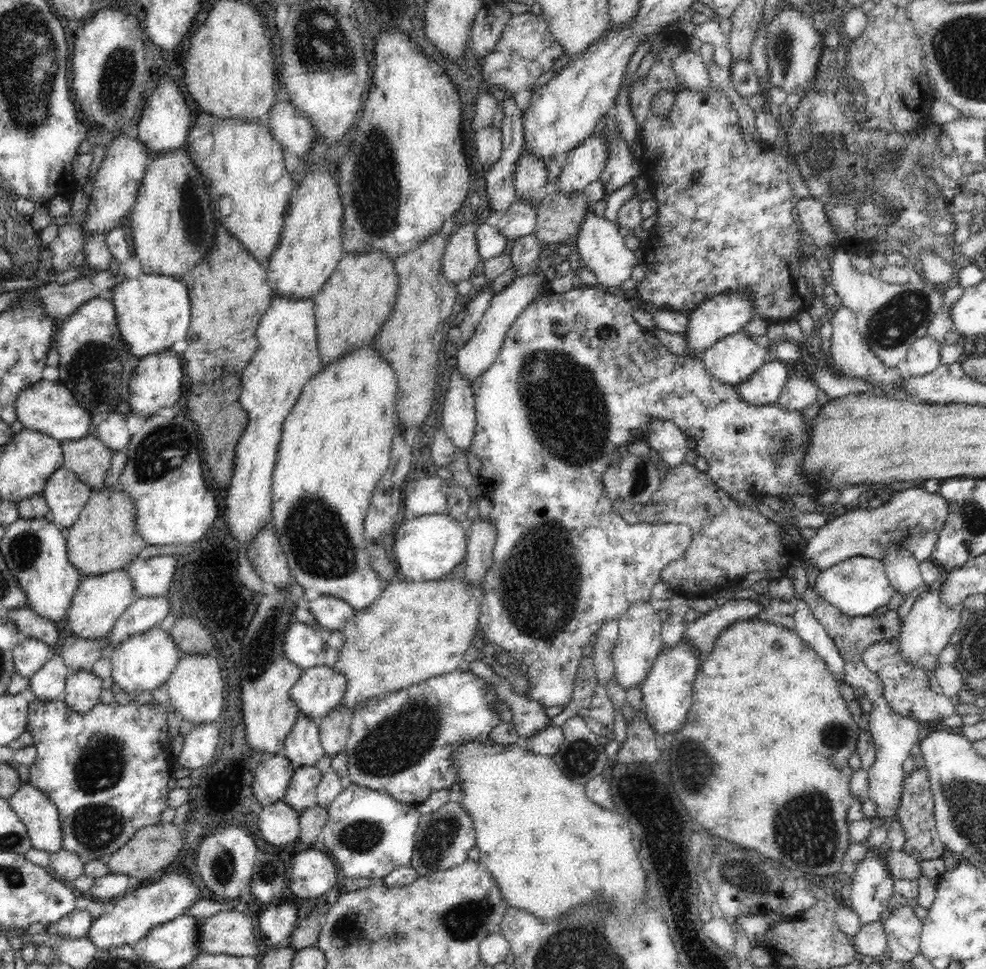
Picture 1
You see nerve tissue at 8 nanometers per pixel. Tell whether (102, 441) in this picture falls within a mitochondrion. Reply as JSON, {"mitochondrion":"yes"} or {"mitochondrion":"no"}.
{"mitochondrion":"no"}

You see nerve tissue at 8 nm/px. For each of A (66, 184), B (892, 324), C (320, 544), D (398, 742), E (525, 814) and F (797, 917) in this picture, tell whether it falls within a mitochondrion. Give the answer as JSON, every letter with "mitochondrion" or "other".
{"A":"other","B":"mitochondrion","C":"mitochondrion","D":"mitochondrion","E":"other","F":"other"}

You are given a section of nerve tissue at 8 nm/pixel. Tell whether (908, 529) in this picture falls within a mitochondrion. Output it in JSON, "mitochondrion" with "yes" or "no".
{"mitochondrion":"yes"}

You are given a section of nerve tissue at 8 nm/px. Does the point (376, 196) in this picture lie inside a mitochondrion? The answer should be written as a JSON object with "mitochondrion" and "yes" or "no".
{"mitochondrion":"yes"}

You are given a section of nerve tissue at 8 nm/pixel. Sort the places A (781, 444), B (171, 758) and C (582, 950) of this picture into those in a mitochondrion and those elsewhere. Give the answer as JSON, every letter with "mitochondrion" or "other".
{"A":"mitochondrion","B":"other","C":"mitochondrion"}

